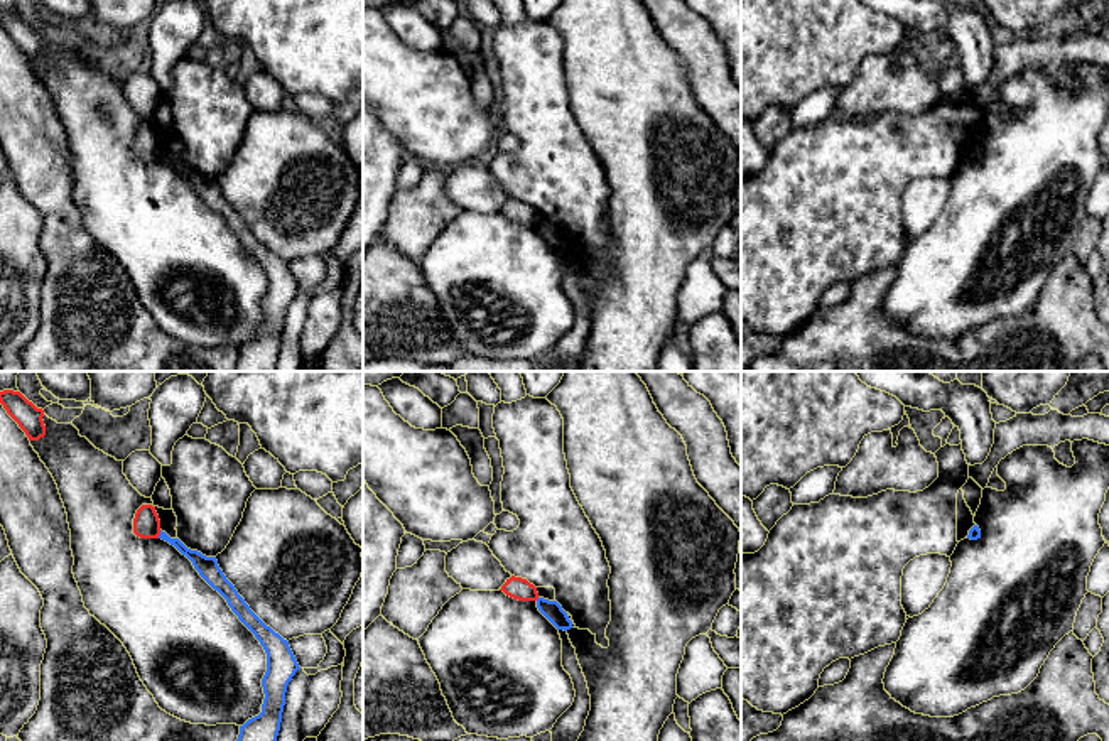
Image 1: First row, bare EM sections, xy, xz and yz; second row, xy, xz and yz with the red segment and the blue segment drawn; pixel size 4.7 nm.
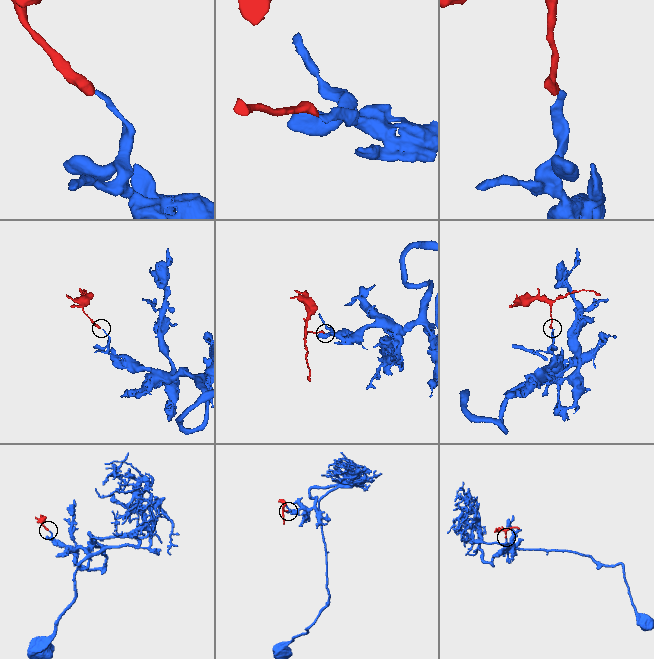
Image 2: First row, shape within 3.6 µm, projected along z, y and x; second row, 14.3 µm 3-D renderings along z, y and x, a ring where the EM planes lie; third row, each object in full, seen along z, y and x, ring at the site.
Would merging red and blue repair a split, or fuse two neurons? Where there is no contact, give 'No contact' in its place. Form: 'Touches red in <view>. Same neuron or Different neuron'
Touches red in xy. Different neuron

